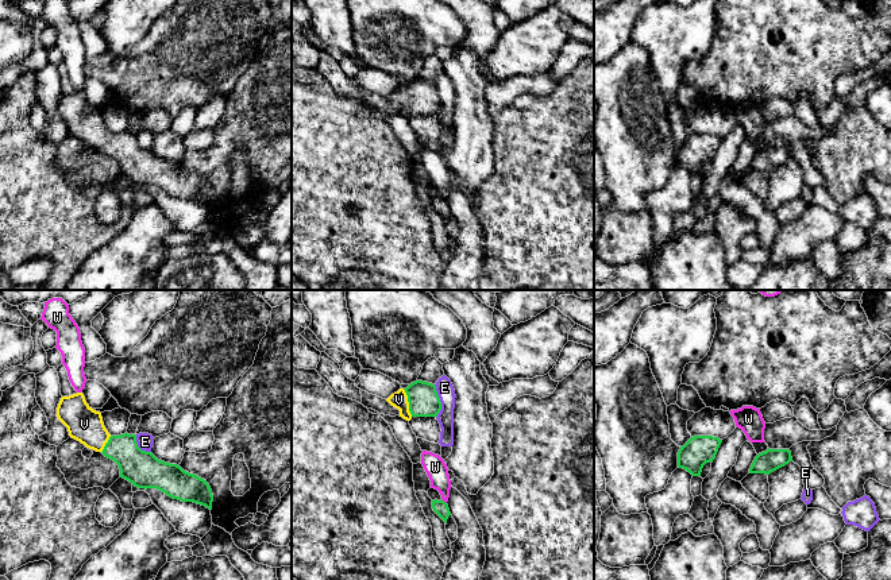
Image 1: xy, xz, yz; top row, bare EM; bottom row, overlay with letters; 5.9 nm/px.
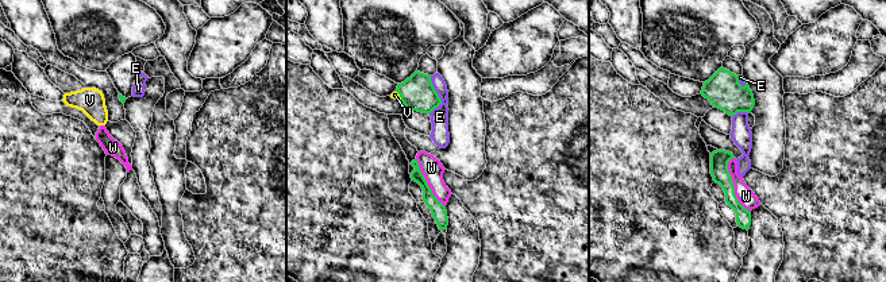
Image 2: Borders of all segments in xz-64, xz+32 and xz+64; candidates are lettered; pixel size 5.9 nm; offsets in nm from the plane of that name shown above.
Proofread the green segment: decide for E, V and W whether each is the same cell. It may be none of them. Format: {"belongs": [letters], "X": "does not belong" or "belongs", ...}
{"belongs": ["V"], "E": "does not belong", "V": "belongs", "W": "does not belong"}

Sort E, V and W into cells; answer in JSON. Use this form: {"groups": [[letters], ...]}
{"groups": [["E"], ["V"], ["W"]]}

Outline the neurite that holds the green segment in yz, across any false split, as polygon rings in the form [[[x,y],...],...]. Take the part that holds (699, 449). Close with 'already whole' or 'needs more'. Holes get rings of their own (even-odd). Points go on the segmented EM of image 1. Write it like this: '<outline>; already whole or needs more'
[[[694,436],[678,452],[678,467],[693,476],[701,476],[706,463],[713,463],[722,440],[713,436]]]; already whole

